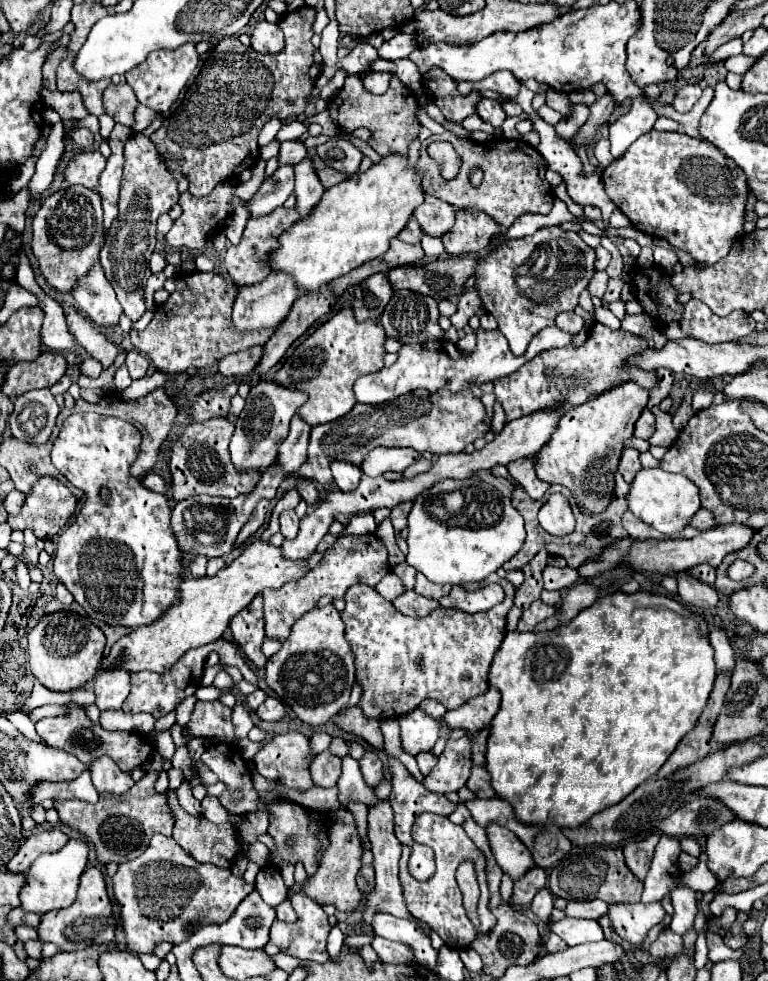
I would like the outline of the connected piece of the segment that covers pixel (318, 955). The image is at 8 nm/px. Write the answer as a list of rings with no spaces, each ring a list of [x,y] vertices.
[[[295,893],[291,897],[291,905],[297,913],[297,921],[295,923],[281,923],[281,921],[275,921],[271,925],[271,941],[287,955],[293,955],[297,959],[311,959],[311,961],[317,961],[317,963],[325,963],[329,959],[327,955],[327,949],[325,949],[325,943],[327,943],[327,935],[331,931],[331,925],[327,921],[327,915],[323,913],[321,905],[313,903],[307,895],[303,893]]]

